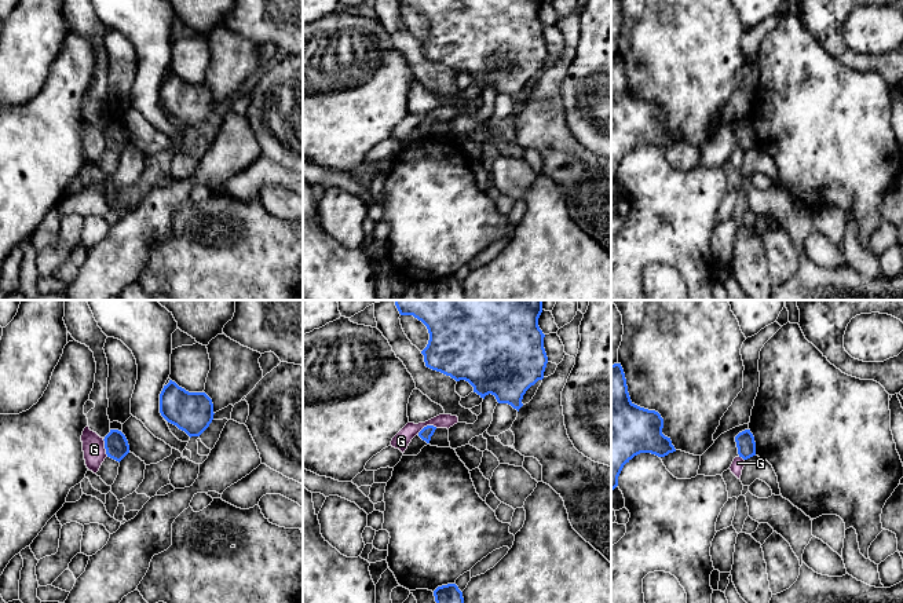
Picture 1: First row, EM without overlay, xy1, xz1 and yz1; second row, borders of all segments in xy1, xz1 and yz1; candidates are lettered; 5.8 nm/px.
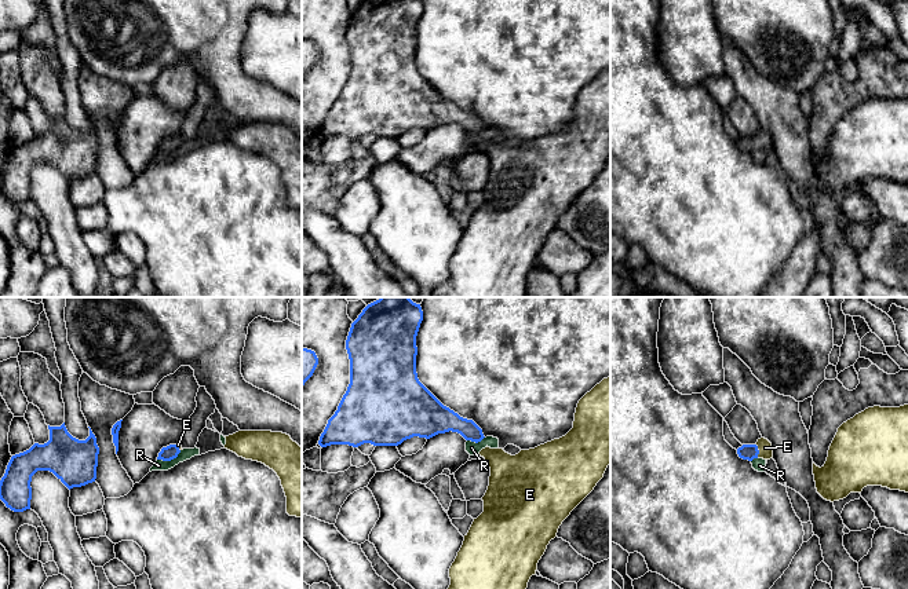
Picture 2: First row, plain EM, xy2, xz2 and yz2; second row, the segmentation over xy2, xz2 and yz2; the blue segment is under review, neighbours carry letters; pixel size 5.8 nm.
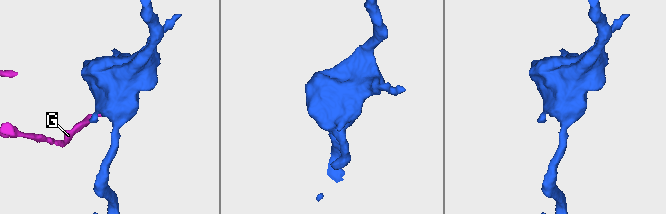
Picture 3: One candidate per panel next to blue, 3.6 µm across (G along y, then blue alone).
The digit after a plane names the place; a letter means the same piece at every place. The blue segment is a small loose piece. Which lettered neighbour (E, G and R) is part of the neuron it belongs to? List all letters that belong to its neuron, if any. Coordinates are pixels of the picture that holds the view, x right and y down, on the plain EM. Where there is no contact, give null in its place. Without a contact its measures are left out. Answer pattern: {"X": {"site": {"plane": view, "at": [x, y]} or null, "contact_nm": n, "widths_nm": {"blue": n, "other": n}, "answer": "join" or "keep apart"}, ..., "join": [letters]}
{"E": {"site": {"plane": "yz2", "at": [758, 142]}, "contact_nm": 90, "widths_nm": {"blue": 100, "other": 80}, "answer": "join"}, "G": {"site": {"plane": "xz1", "at": [427, 117]}, "contact_nm": 130, "widths_nm": {"blue": 70, "other": 100}, "answer": "keep apart"}, "R": {"site": {"plane": "xy2", "at": [170, 152]}, "contact_nm": 160, "widths_nm": {"blue": 90, "other": 70}, "answer": "keep apart"}, "join": ["E"]}

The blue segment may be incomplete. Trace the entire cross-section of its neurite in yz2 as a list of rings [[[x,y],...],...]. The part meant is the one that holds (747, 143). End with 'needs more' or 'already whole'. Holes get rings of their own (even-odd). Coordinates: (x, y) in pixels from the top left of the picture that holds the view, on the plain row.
[[[761,129],[755,136],[743,136],[737,140],[737,146],[743,151],[752,153],[754,150],[770,151],[773,150],[773,139],[772,135]]] | needs more

